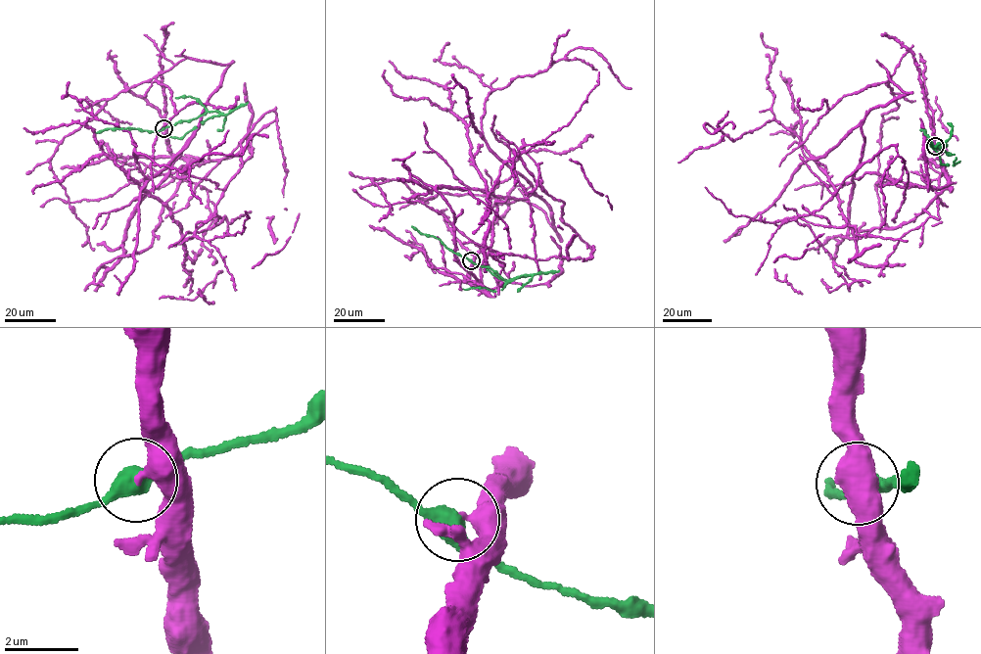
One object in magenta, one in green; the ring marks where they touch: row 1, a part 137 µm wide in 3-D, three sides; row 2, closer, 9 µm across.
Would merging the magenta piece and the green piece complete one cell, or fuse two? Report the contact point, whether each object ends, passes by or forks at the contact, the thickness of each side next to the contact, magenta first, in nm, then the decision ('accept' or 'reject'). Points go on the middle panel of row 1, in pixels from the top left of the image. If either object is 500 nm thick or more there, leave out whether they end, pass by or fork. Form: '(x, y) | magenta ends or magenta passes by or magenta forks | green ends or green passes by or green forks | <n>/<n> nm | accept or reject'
(471, 260) | magenta ends | green passes by | 400/460 nm | accept

